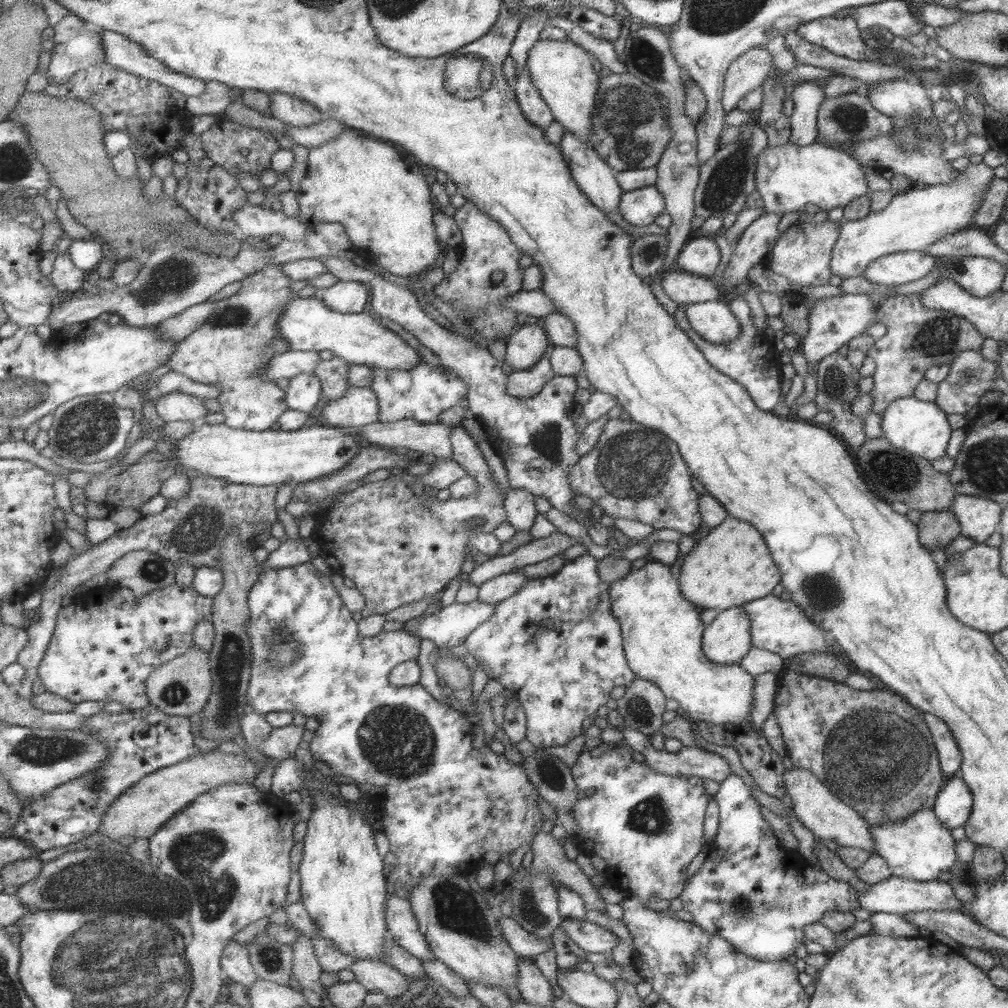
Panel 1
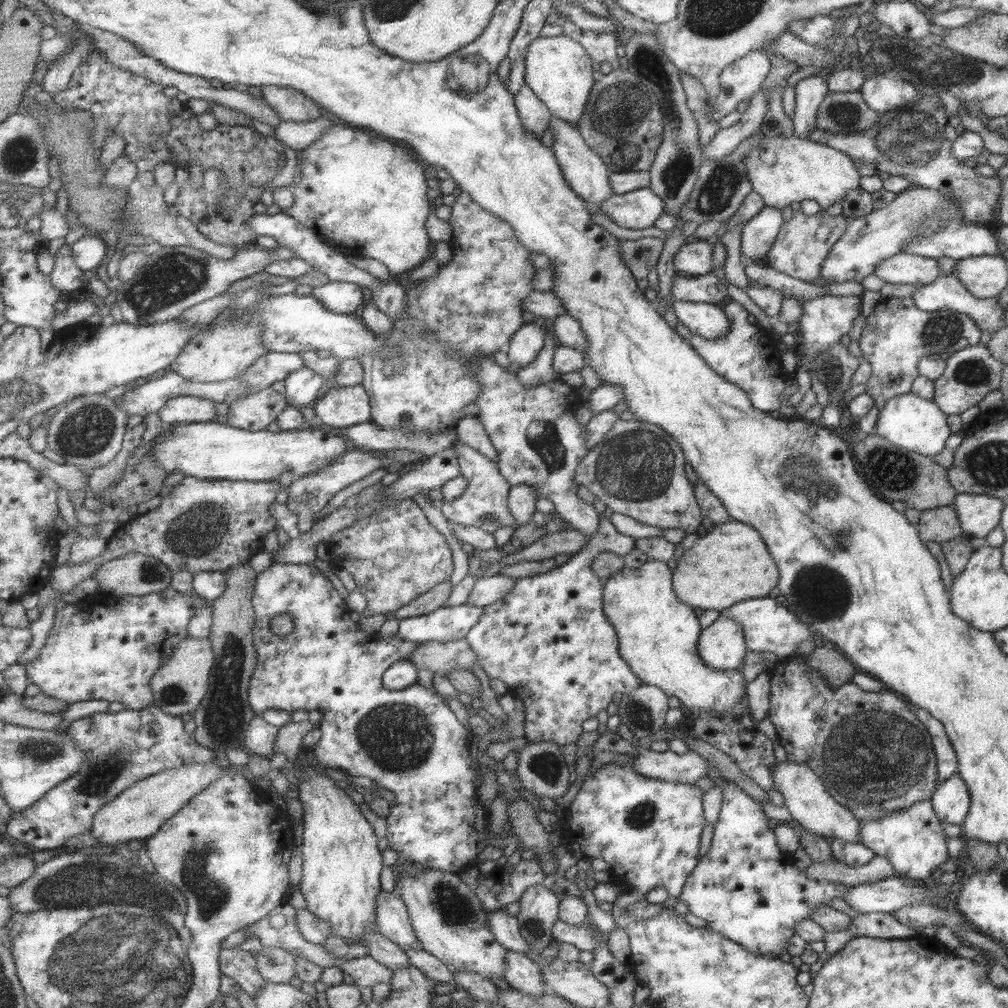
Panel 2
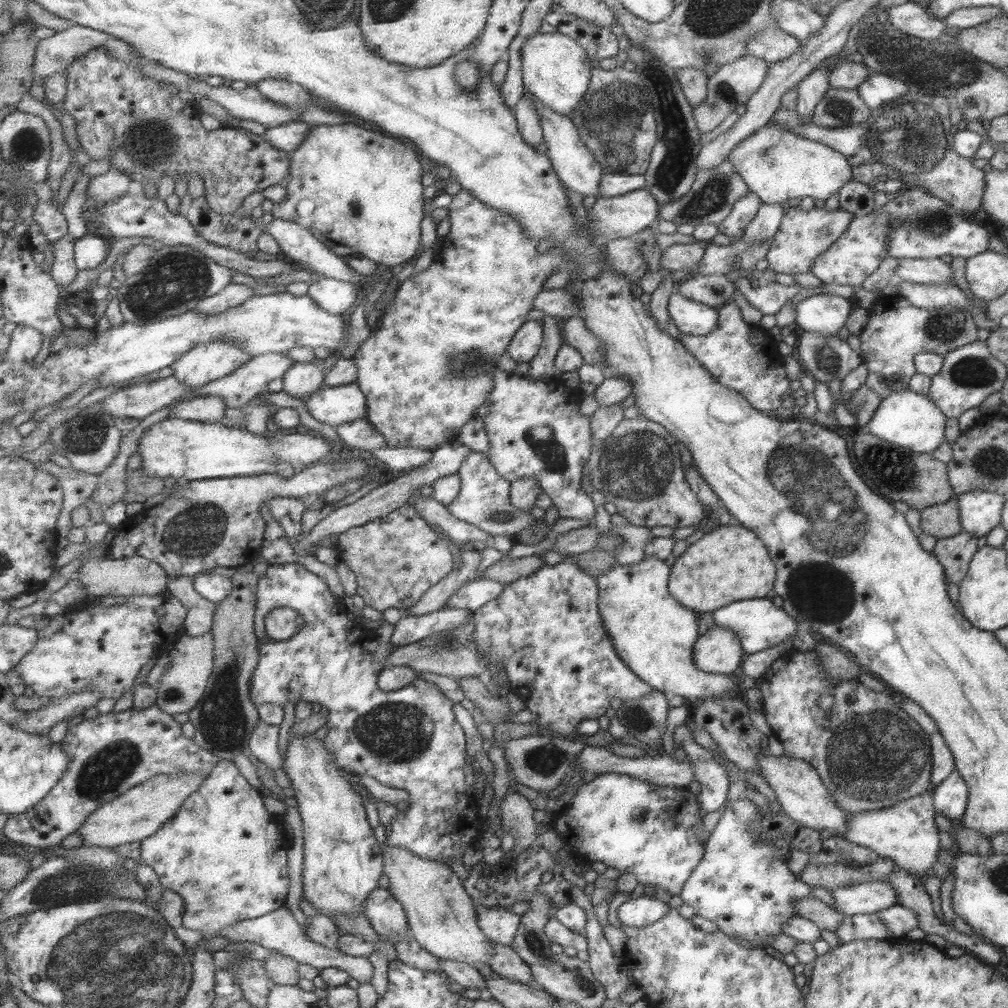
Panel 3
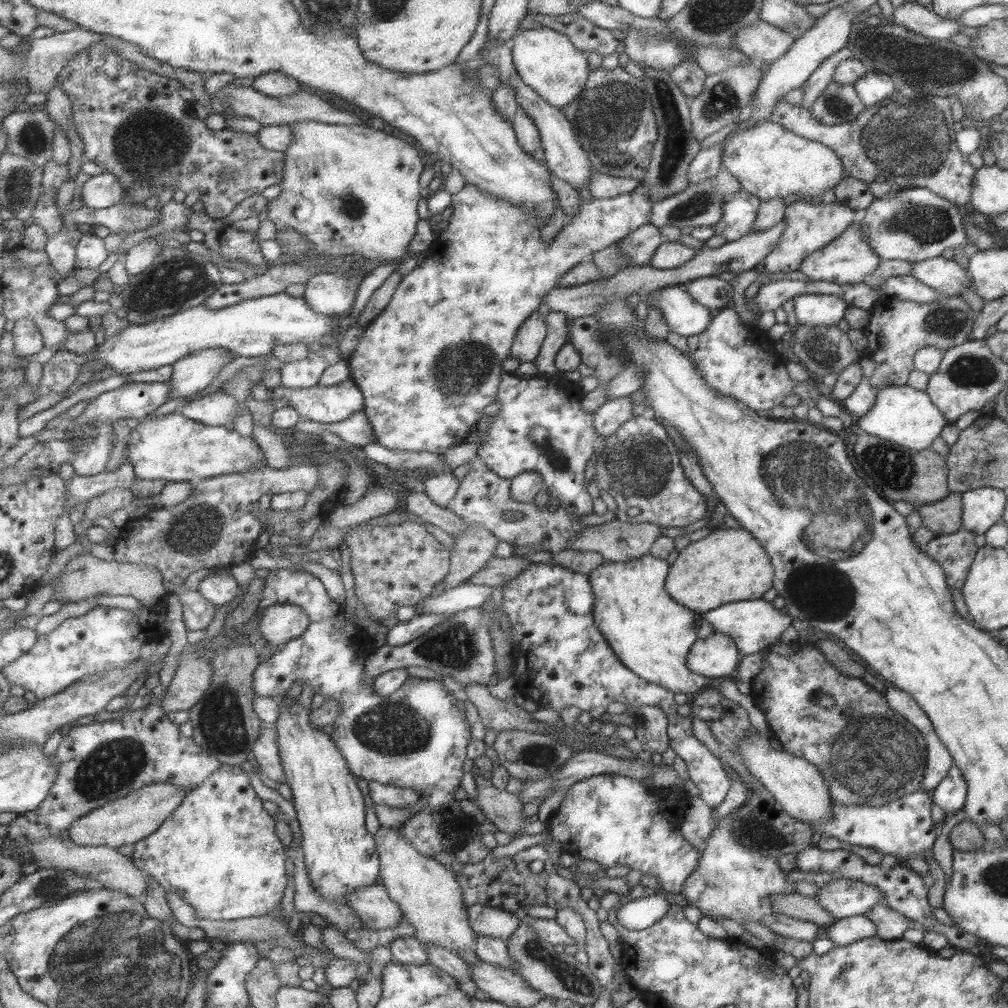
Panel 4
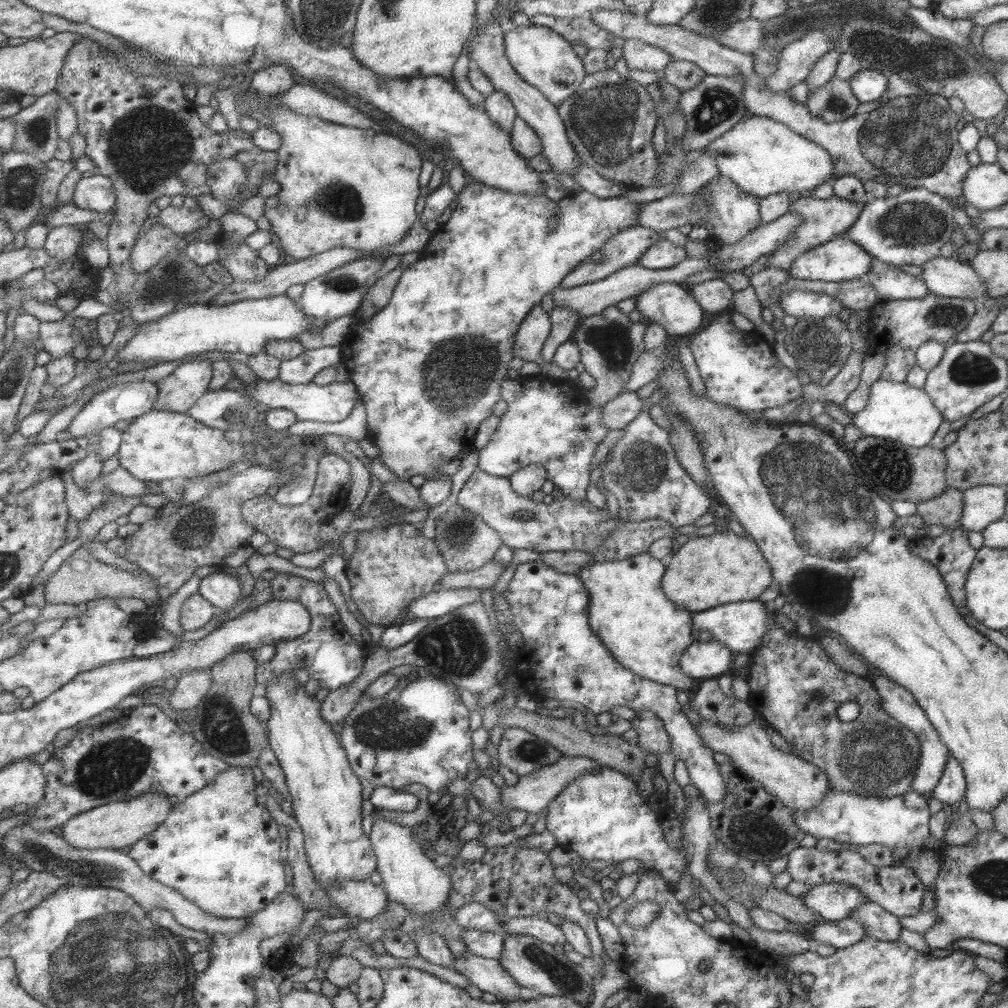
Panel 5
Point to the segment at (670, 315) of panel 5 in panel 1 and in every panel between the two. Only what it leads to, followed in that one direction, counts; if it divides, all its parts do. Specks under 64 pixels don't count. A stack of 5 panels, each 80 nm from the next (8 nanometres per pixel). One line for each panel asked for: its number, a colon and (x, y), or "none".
1: (712, 320)
2: (707, 320)
3: (690, 317)
4: (682, 315)

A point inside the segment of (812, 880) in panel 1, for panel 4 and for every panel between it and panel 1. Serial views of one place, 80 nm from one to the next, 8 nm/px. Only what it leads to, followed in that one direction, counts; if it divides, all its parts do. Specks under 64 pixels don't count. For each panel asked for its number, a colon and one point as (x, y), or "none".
2: (743, 888)
3: (746, 888)
4: (729, 881)

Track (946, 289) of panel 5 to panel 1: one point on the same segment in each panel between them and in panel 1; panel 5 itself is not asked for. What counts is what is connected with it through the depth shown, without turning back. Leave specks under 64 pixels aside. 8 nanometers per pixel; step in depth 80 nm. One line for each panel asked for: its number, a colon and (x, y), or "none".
1: (898, 268)
2: (901, 268)
3: (924, 271)
4: (945, 276)

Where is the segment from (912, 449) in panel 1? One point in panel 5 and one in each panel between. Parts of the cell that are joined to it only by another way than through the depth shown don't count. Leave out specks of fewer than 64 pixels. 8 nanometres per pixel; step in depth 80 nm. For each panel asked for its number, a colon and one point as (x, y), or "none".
2: (906, 420)
3: (910, 420)
4: (900, 414)
5: (897, 411)

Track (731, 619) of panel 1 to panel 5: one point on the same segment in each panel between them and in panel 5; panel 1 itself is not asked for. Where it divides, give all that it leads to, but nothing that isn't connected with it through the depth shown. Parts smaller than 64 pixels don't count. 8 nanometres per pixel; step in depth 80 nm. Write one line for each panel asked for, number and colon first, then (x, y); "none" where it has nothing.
2: (721, 646)
3: (717, 651)
4: (716, 655)
5: (707, 660)

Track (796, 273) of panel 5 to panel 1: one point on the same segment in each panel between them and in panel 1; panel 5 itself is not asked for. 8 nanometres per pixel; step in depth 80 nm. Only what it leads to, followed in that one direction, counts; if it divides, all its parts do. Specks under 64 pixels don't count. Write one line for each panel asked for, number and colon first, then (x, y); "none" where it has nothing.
1: (914, 218)
2: (867, 240)
3: (857, 252)
4: (848, 258)

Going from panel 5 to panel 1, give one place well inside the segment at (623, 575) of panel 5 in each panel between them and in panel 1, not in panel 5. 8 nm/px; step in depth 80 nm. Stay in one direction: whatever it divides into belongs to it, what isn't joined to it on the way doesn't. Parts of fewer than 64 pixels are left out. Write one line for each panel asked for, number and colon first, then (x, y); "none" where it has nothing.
1: (661, 631)
2: (656, 634)
3: (651, 633)
4: (650, 634)

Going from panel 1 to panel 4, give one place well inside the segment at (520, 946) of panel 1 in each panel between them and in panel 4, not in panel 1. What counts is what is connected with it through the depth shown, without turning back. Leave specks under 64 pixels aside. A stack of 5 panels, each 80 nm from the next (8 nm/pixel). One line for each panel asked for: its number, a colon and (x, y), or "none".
2: (504, 927)
3: (499, 925)
4: (484, 920)

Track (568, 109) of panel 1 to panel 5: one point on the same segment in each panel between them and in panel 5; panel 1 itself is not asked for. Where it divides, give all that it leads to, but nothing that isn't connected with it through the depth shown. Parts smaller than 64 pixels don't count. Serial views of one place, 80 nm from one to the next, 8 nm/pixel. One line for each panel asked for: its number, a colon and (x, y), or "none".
2: (559, 72)
3: (555, 70)
4: (545, 60)
5: (542, 58)

